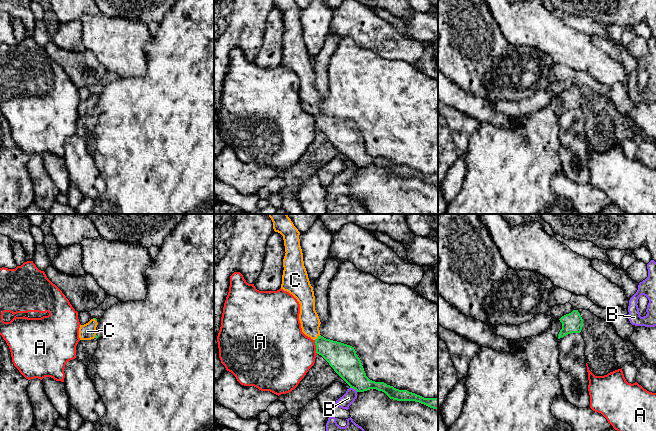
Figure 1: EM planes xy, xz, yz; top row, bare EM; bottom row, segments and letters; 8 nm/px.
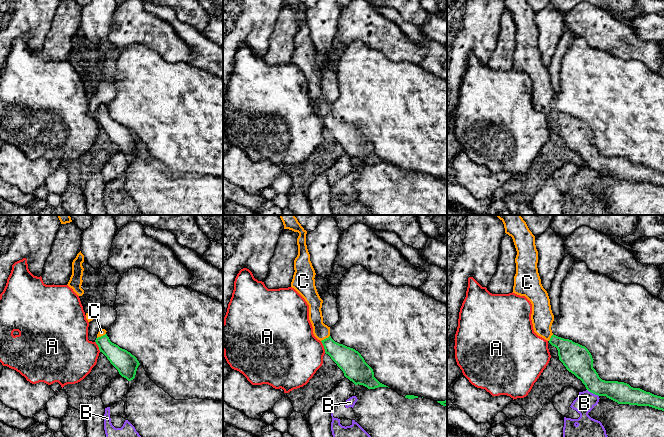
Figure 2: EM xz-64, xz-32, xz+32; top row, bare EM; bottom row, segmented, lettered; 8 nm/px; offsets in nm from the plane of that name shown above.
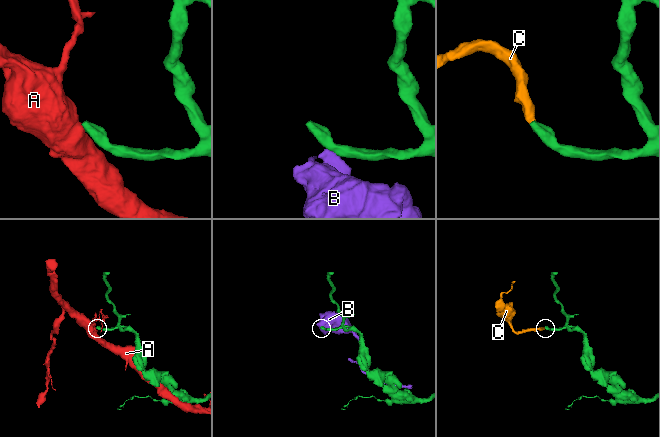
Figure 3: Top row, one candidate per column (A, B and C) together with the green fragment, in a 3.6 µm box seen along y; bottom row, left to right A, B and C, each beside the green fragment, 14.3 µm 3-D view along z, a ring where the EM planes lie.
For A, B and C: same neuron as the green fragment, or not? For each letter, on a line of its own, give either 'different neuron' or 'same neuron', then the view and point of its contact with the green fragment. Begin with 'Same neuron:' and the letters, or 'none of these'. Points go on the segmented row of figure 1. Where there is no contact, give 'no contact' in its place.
Same neuron: C
A: different neuron; contact xz (316, 347)
B: different neuron; contact xz (354, 388)
C: same neuron; contact xz (318, 337)

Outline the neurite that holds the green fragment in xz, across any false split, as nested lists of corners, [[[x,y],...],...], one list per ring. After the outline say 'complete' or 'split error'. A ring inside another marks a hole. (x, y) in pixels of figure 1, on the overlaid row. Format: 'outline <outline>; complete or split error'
outline [[[268,214],[275,232],[283,236],[285,256],[281,289],[292,294],[300,304],[299,320],[302,332],[313,339],[316,353],[321,355],[334,371],[357,392],[376,389],[384,392],[390,399],[415,401],[430,408],[438,409],[437,398],[424,398],[407,390],[399,390],[384,382],[370,380],[364,371],[361,360],[354,347],[326,339],[320,335],[320,319],[315,310],[315,296],[303,261],[300,246],[300,232],[287,214]]]; split error

